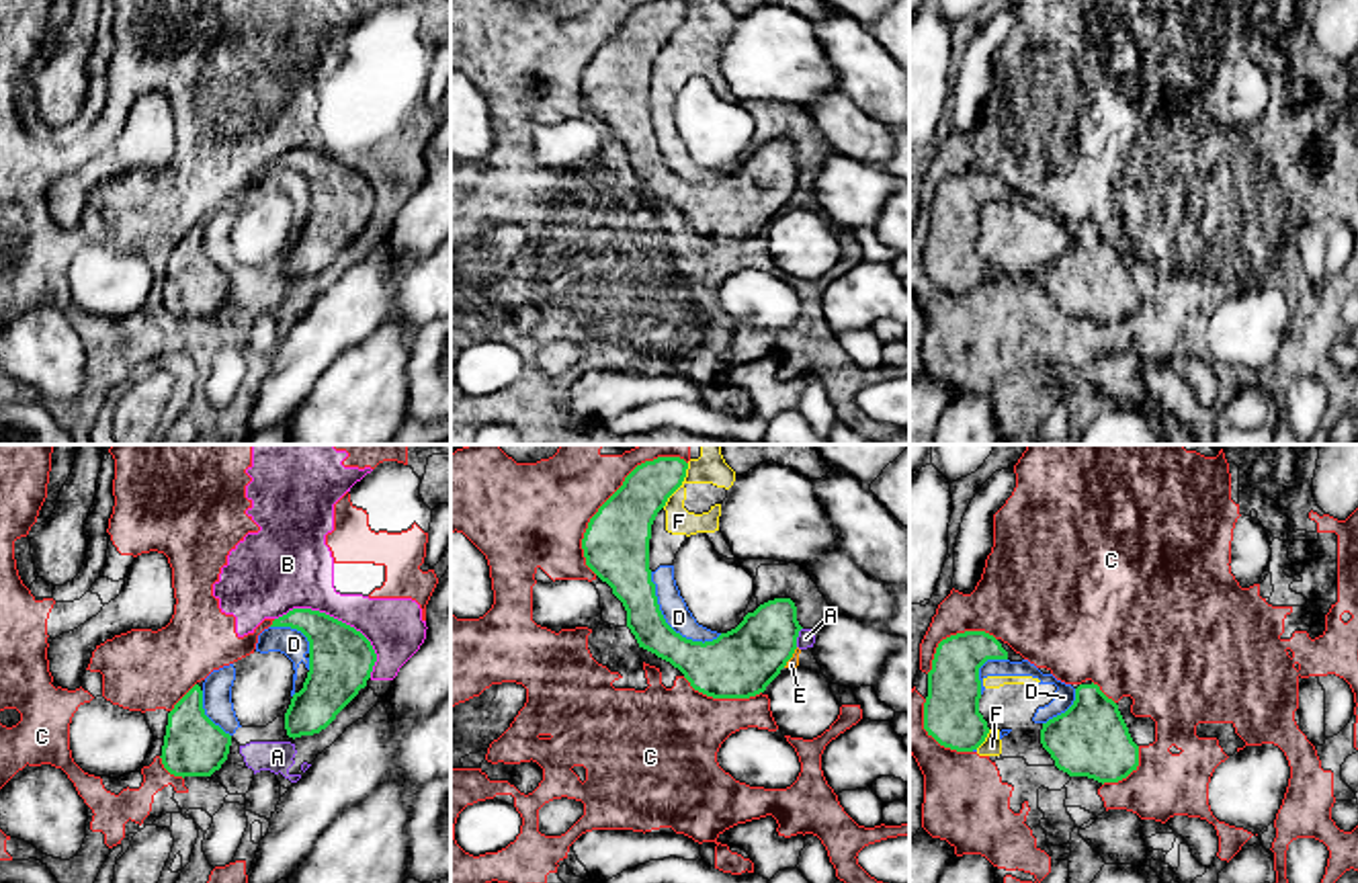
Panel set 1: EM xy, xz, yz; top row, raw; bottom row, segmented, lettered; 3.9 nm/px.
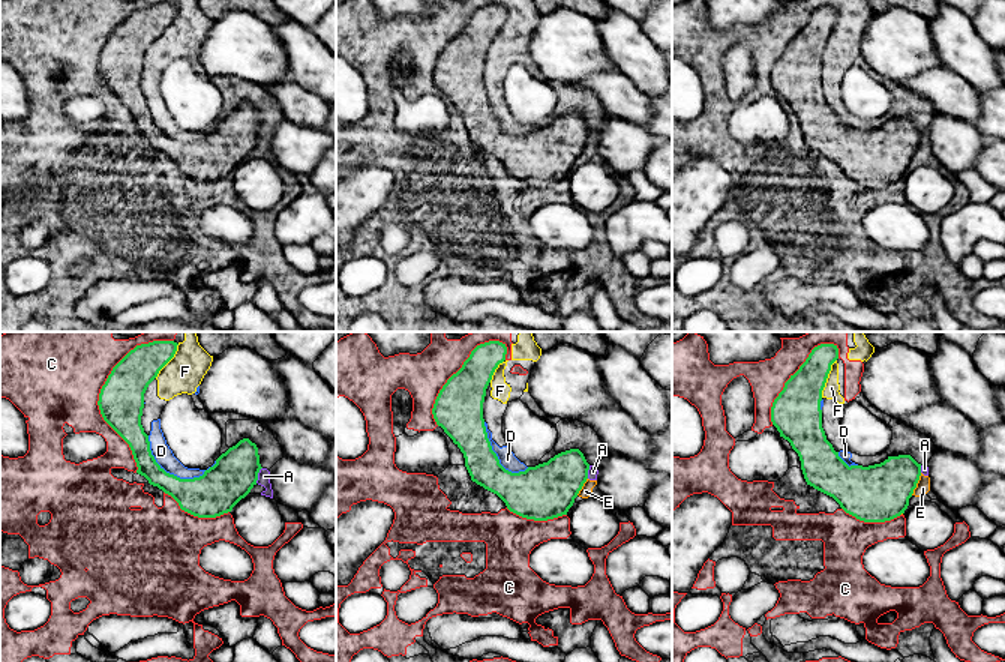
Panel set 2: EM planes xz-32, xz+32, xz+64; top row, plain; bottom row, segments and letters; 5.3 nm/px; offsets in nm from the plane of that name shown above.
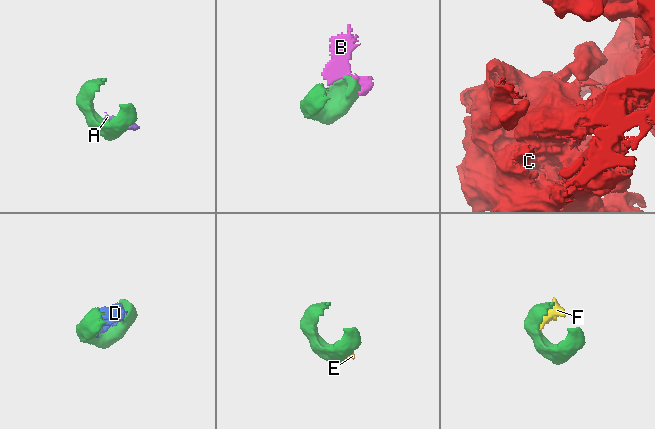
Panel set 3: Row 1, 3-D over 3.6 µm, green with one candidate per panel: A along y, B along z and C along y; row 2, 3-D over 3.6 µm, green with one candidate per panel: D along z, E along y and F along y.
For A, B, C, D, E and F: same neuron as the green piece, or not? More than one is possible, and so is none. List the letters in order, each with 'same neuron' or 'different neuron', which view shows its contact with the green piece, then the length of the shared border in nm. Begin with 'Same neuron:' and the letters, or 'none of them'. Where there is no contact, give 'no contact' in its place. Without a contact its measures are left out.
Same neuron: none of them
A: different neuron; contact in xz; length 80 nm
B: different neuron; contact in xy; length 440 nm
C: different neuron; contact in xz; length 600 nm
D: different neuron; contact in xz; length 380 nm
E: different neuron; contact in xz; length 100 nm
F: different neuron; contact in xz; length 200 nm

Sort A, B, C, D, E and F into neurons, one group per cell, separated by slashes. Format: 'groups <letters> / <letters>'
groups A B C D E F

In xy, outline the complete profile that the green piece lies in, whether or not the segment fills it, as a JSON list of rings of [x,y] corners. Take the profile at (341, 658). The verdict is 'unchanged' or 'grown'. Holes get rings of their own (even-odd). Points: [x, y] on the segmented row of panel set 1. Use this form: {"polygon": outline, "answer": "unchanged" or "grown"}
{"polygon": [[[293,608],[270,627],[291,627],[309,641],[309,672],[285,713],[289,738],[313,735],[367,686],[377,654],[354,627],[311,608]]], "answer": "unchanged"}

